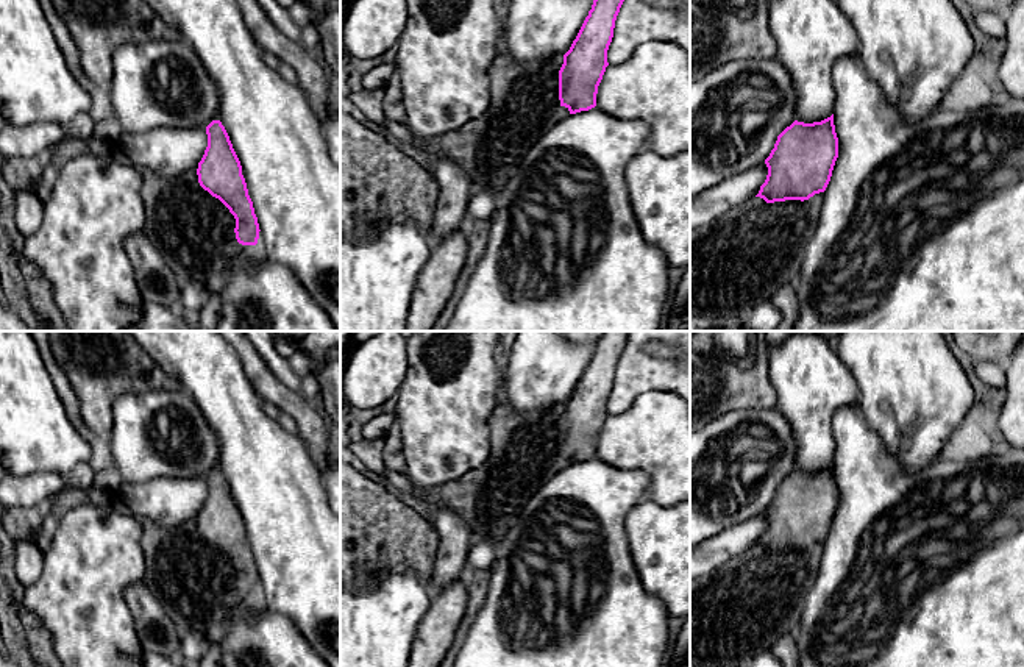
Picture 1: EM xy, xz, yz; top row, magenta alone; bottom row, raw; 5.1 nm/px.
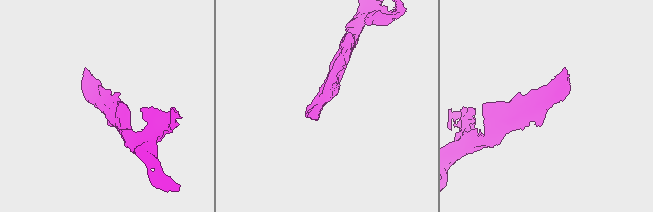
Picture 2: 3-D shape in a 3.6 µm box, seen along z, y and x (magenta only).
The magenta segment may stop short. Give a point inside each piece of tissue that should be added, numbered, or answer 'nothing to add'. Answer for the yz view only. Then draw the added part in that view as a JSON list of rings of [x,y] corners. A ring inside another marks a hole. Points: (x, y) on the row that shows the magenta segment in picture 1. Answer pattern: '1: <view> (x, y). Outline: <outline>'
1: yz (743, 258). Outline: [[[824,192],[809,200],[766,203],[752,197],[720,219],[690,230],[690,312],[740,319],[782,286],[796,287],[802,255],[823,206]]]

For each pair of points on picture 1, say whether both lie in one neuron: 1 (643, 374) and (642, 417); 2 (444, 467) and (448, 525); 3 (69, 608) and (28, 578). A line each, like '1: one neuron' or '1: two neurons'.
1: two neurons
2: two neurons
3: two neurons

